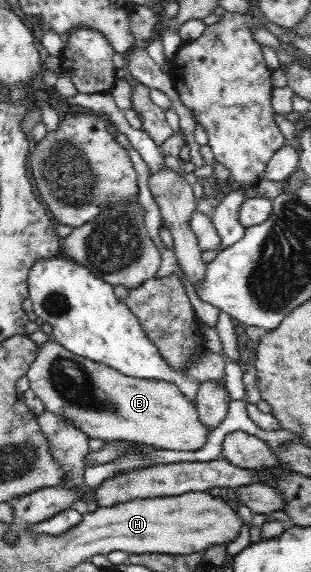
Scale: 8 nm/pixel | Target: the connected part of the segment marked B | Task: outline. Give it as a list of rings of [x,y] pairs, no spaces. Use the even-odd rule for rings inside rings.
[[[51,339],[38,345],[36,360],[32,361],[26,375],[30,382],[29,388],[42,400],[45,410],[63,416],[82,433],[90,436],[90,439],[102,439],[105,442],[130,441],[155,449],[196,452],[206,444],[211,432],[206,425],[201,424],[196,402],[187,398],[175,384],[124,376],[105,364],[76,356]]]

